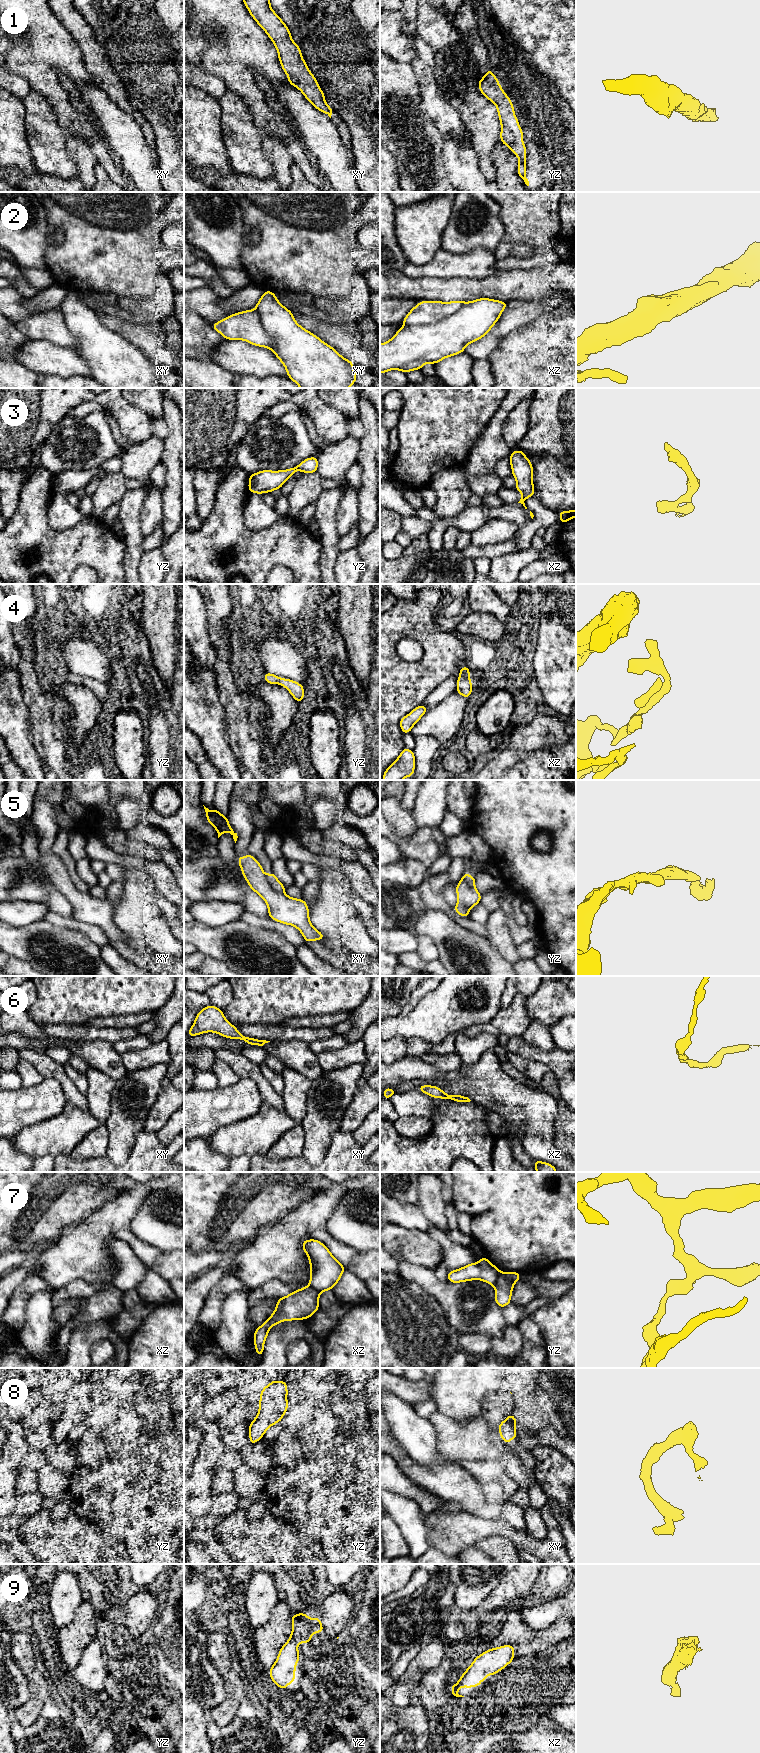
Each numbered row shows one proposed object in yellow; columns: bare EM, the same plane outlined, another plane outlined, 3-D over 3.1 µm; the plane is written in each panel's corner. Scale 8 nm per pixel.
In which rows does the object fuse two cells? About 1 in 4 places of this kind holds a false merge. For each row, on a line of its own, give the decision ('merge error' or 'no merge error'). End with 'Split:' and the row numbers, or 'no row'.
1: no merge error
2: no merge error
3: no merge error
4: no merge error
5: merge error
6: no merge error
7: merge error
8: no merge error
9: no merge error
Split: 5, 7

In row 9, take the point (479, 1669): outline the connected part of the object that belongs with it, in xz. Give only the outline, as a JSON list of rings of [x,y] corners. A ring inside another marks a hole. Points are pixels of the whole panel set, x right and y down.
[[[504,1645],[488,1649],[477,1656],[472,1664],[463,1672],[456,1685],[451,1685],[452,1694],[456,1697],[464,1697],[458,1694],[461,1687],[479,1687],[481,1681],[485,1681],[488,1675],[495,1675],[510,1664],[514,1656],[515,1647]]]

